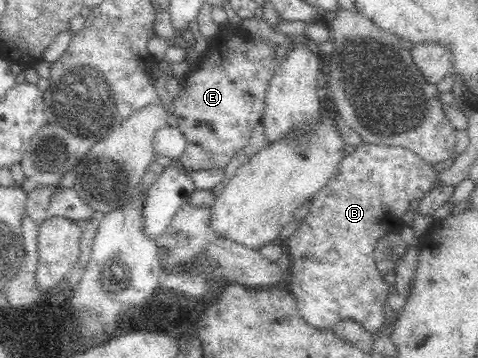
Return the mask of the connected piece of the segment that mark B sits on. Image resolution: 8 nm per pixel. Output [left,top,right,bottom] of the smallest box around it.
[286,142,439,333]

